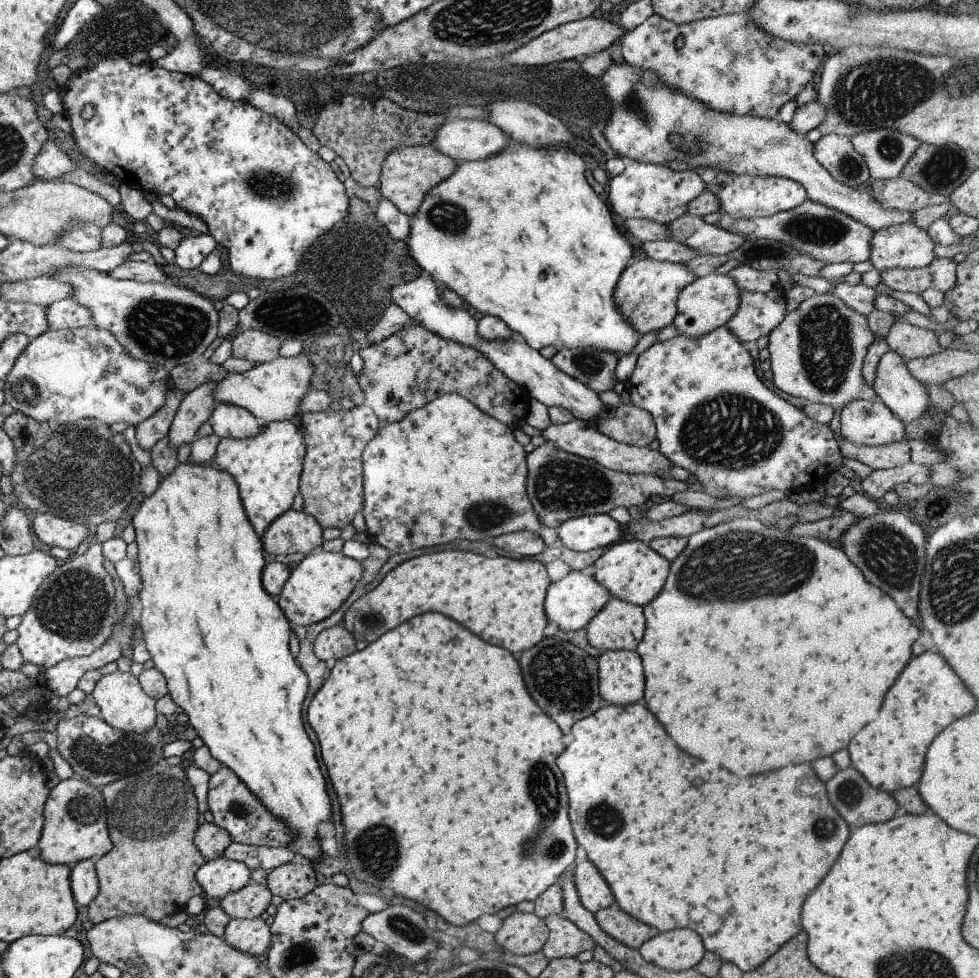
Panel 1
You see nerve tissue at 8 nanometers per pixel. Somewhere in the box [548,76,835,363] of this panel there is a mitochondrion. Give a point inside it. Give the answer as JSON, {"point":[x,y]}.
{"point":[629,103]}

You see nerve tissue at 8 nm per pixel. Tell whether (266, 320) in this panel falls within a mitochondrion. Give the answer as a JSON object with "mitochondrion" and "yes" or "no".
{"mitochondrion":"yes"}

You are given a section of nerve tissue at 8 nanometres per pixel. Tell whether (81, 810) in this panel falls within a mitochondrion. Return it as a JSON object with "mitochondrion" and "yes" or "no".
{"mitochondrion":"yes"}

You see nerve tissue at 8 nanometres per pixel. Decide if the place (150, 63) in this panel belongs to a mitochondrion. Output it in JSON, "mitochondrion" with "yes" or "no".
{"mitochondrion":"no"}

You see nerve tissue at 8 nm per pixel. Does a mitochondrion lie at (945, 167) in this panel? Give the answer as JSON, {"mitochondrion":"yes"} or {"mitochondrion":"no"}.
{"mitochondrion":"yes"}

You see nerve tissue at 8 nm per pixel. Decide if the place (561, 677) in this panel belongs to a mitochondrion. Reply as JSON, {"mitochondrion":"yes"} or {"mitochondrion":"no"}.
{"mitochondrion":"yes"}

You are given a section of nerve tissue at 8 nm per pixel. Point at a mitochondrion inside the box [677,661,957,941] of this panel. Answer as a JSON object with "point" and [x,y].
{"point":[849,794]}

